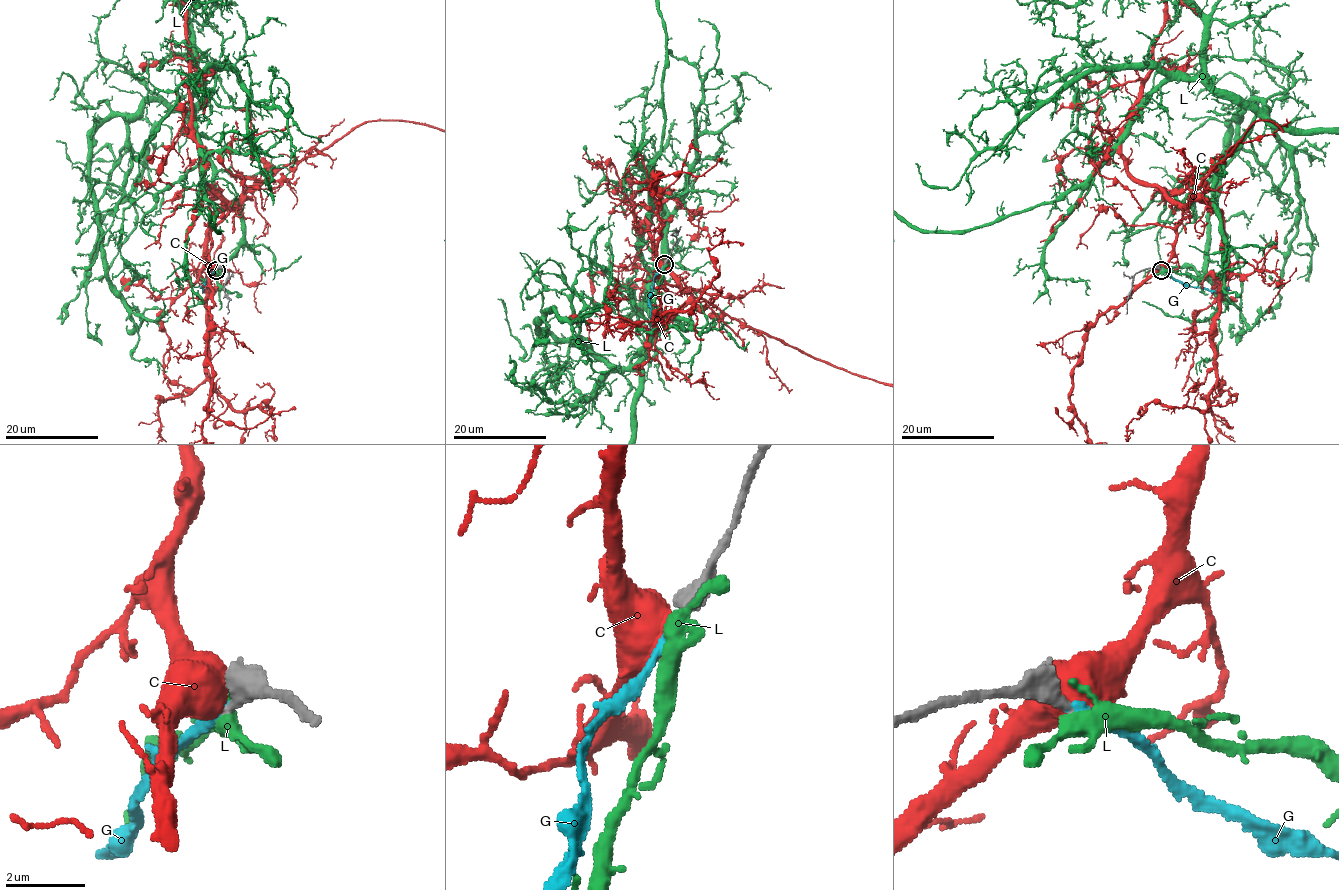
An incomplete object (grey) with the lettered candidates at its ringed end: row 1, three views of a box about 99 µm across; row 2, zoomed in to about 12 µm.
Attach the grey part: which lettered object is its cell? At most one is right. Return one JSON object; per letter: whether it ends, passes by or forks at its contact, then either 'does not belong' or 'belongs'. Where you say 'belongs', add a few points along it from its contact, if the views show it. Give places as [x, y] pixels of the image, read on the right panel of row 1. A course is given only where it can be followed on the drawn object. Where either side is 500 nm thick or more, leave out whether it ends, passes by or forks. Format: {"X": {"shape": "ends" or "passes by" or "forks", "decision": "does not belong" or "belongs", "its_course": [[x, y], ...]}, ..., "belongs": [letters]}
{"C": {"decision": "does not belong"}, "G": {"shape": "ends", "decision": "belongs", "its_course": [[1161, 269], [1191, 286], [1206, 290], [1229, 287]]}, "L": {"shape": "forks", "decision": "does not belong"}, "belongs": ["G"]}

